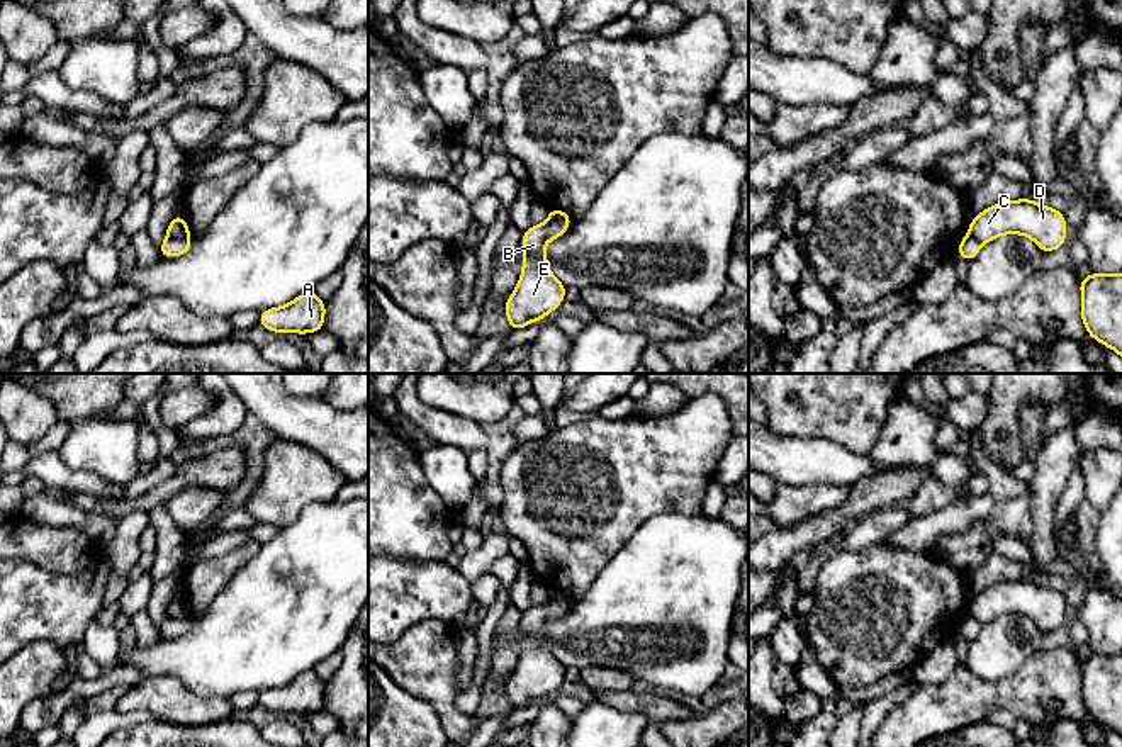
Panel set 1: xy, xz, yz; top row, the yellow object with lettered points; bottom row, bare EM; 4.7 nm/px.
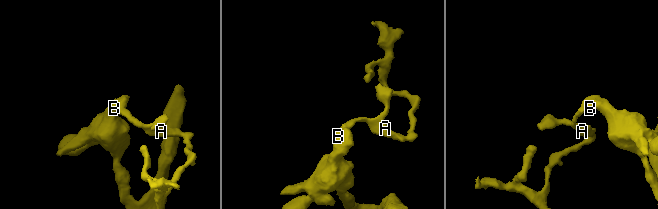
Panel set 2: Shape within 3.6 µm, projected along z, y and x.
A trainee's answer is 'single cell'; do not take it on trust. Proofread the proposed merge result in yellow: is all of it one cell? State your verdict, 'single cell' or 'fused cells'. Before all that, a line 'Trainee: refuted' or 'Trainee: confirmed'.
Trainee: refuted
fused cells

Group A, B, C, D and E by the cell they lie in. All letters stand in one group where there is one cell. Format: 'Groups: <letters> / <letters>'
Groups: A / B C D E

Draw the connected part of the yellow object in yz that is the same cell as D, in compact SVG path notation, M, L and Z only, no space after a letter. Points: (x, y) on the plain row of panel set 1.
M1034 579L998 582L969 603L968 613L981 623L1001 615L1029 616L1042 633L1059 630L1066 621L1066 598L1061 591Z

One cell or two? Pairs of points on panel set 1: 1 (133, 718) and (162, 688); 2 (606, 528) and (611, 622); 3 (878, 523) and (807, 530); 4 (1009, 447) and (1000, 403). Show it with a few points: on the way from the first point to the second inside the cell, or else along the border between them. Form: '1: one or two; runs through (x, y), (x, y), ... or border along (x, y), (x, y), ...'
1: two; border along (116, 708), (121, 712), (146, 710), (153, 718)
2: two; border along (633, 532), (632, 539), (610, 561), (584, 595)
3: two; border along (851, 522), (837, 537)
4: one; runs through (1002, 437), (1002, 413)

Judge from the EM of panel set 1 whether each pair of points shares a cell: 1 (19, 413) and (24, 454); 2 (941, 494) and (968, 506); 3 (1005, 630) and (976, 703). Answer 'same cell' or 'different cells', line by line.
1: different cells
2: different cells
3: different cells

